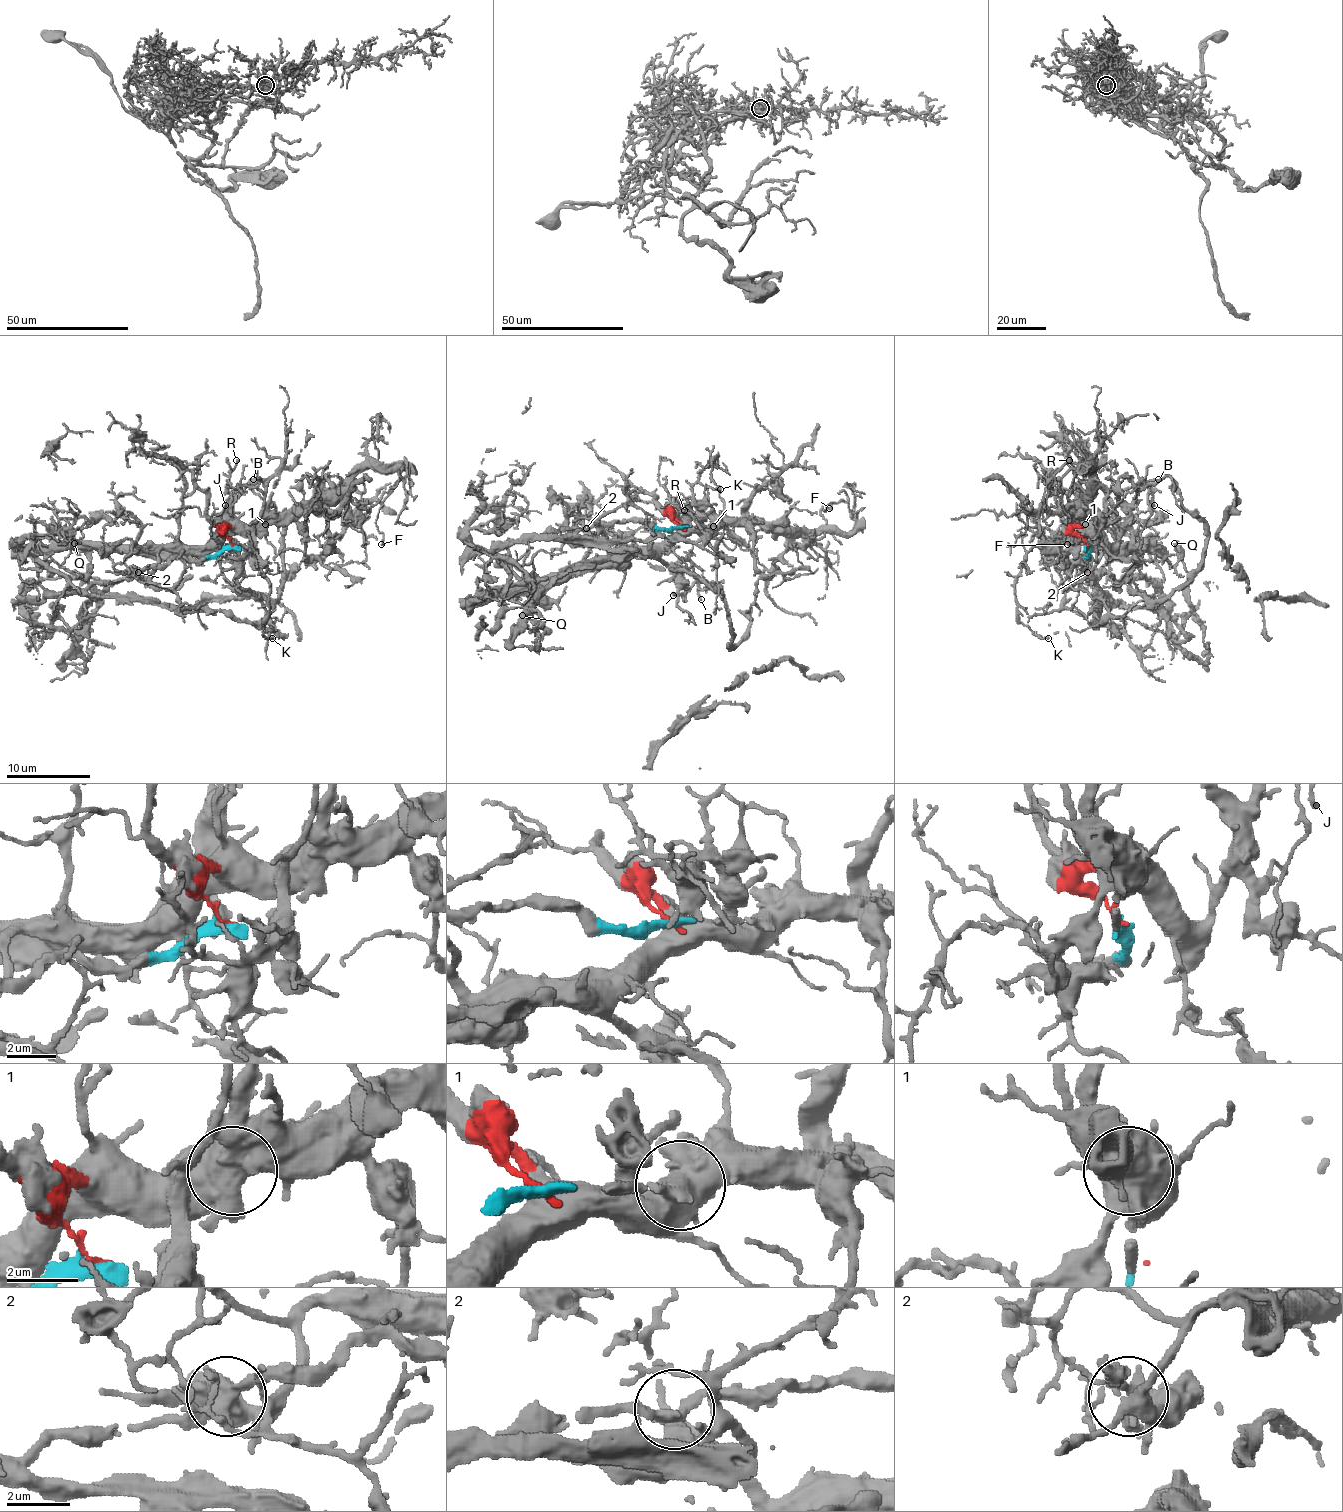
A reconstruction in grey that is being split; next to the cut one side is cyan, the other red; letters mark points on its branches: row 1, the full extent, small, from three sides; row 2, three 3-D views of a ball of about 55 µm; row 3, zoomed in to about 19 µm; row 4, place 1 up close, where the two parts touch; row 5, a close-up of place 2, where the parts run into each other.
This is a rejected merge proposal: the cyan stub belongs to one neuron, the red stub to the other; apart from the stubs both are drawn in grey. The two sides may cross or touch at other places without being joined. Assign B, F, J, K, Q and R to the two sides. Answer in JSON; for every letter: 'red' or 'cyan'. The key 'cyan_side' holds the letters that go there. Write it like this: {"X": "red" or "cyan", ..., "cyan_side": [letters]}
{"B": "red", "F": "red", "J": "red", "K": "red", "Q": "cyan", "R": "red", "cyan_side": ["Q"]}

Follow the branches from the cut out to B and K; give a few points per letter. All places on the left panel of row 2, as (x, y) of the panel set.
B: (233, 545), (224, 534), (228, 528), (212, 545), (212, 534), (222, 522), (222, 511), (254, 480)
K: (233, 545), (226, 528), (252, 534), (247, 553), (245, 545), (258, 555), (270, 585), (264, 635), (272, 637)

